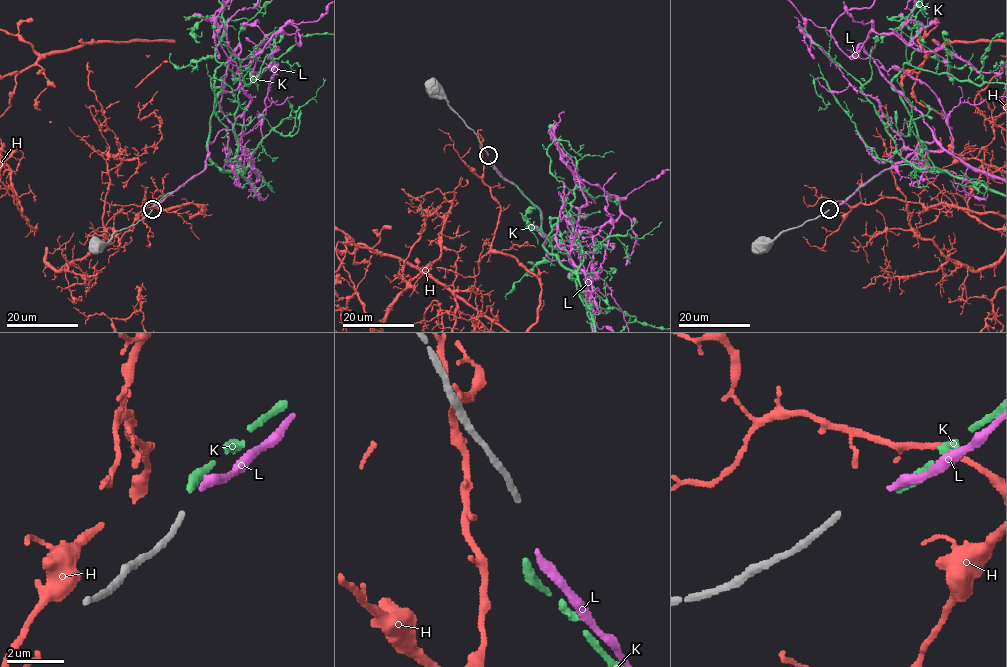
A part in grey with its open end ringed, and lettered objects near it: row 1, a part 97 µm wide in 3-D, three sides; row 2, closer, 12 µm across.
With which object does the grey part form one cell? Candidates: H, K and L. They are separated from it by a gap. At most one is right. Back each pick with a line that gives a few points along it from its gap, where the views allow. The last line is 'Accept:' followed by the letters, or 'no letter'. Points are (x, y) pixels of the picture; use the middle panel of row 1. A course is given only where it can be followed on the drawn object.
Accept: L

